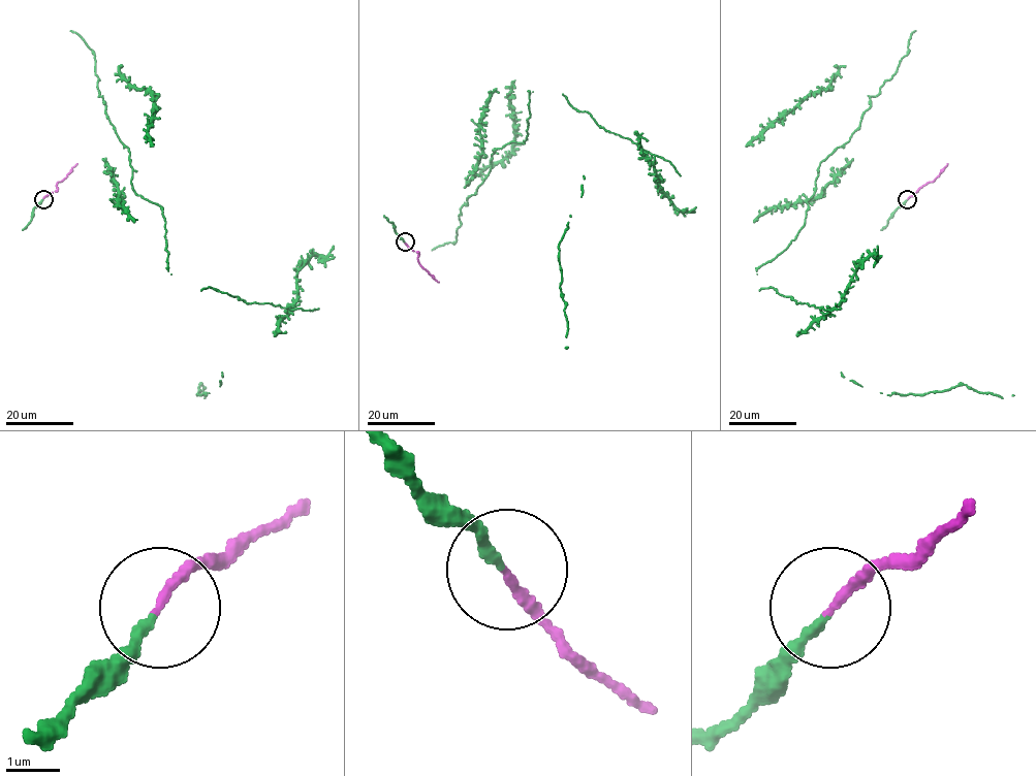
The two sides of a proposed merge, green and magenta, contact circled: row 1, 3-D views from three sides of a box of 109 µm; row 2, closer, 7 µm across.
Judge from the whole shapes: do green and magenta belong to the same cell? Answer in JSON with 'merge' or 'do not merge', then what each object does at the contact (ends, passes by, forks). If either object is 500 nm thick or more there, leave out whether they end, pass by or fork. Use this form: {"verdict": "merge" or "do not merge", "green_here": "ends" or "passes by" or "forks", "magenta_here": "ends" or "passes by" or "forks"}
{"verdict": "merge", "green_here": "ends", "magenta_here": "ends"}

